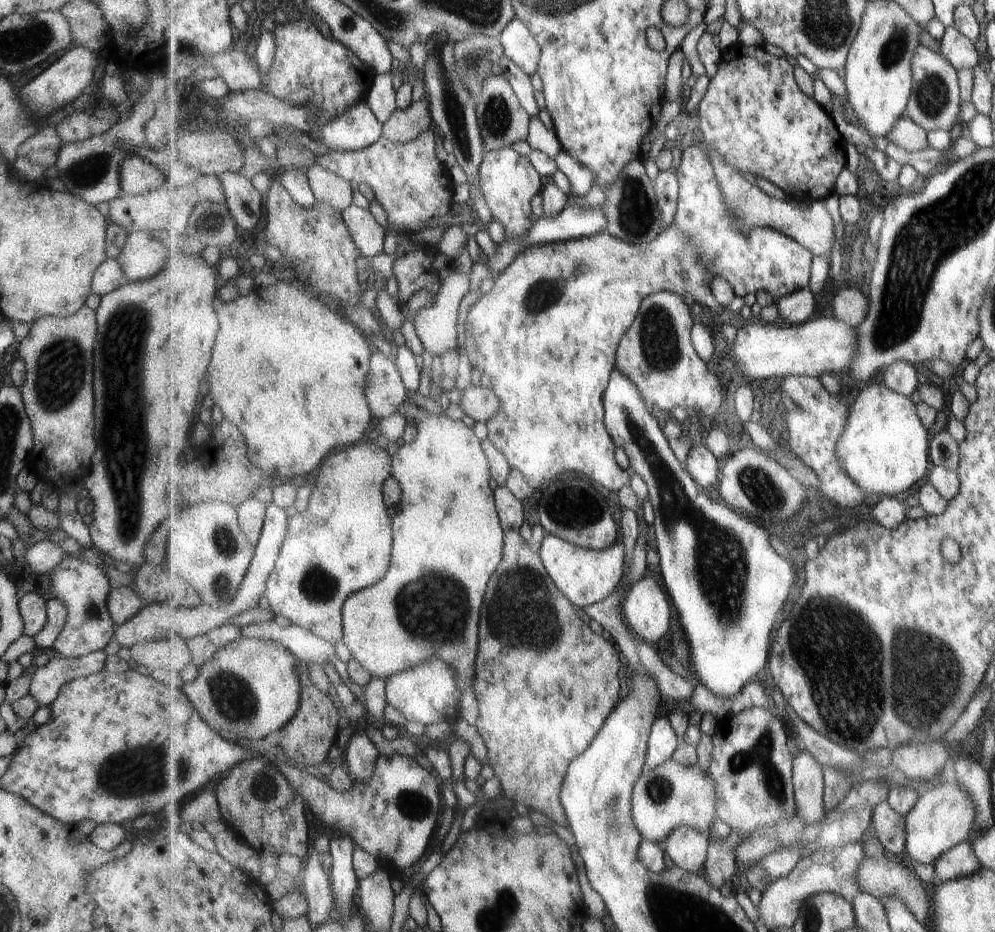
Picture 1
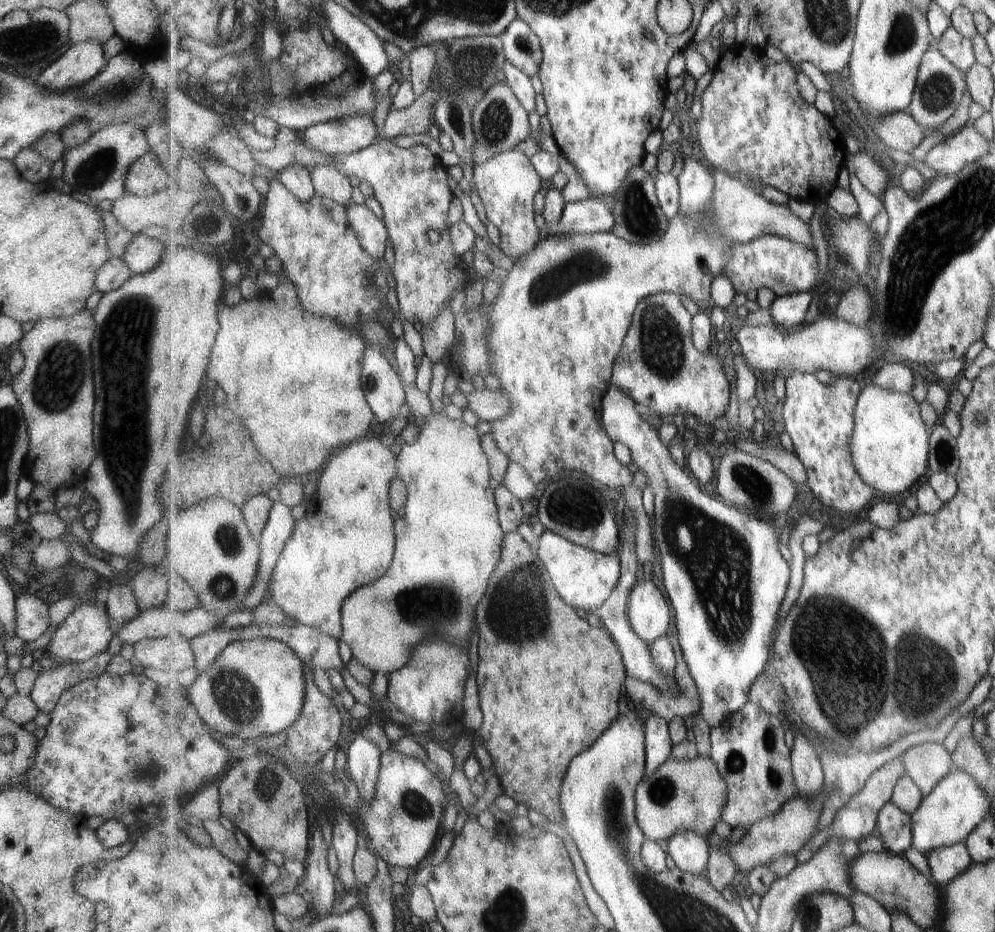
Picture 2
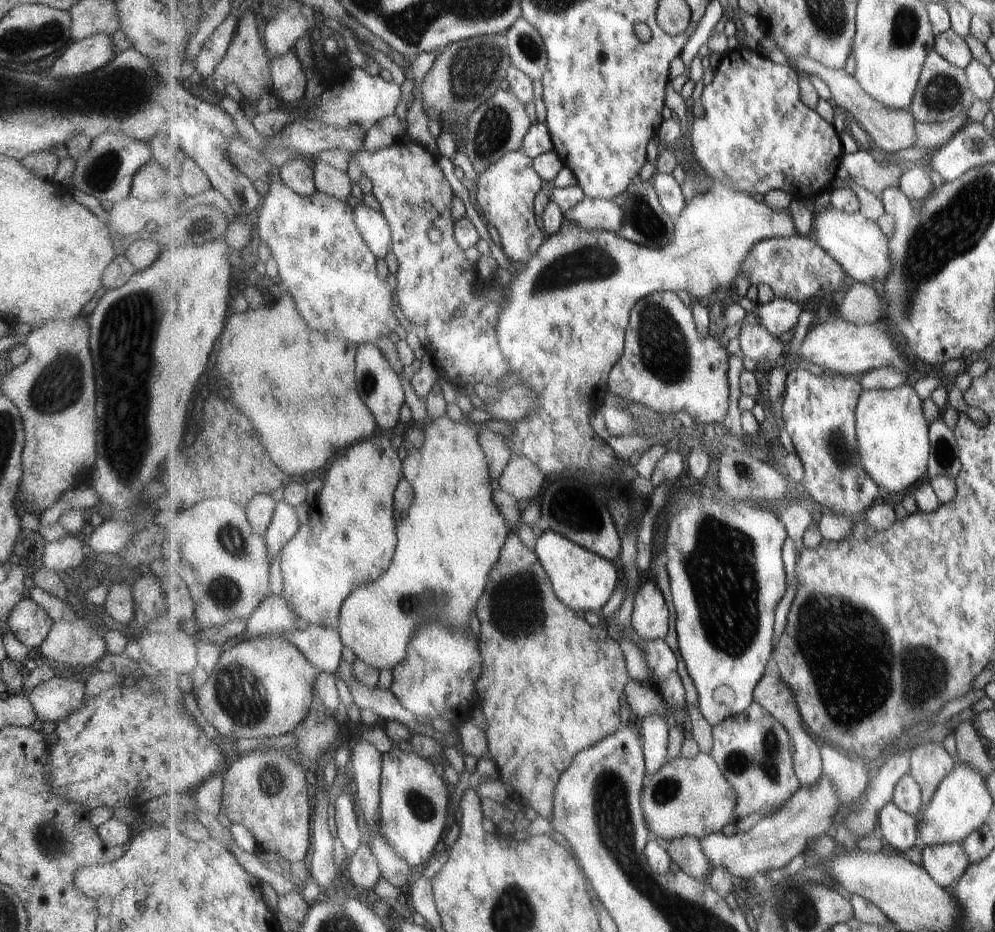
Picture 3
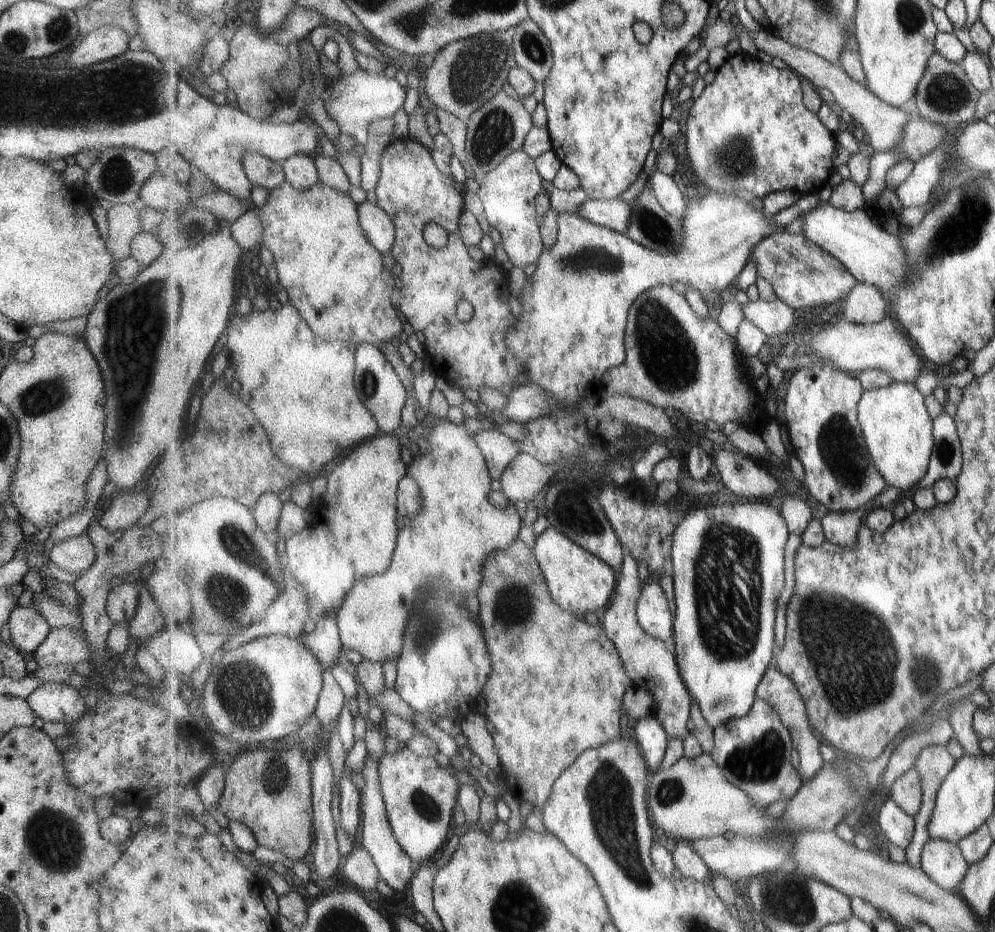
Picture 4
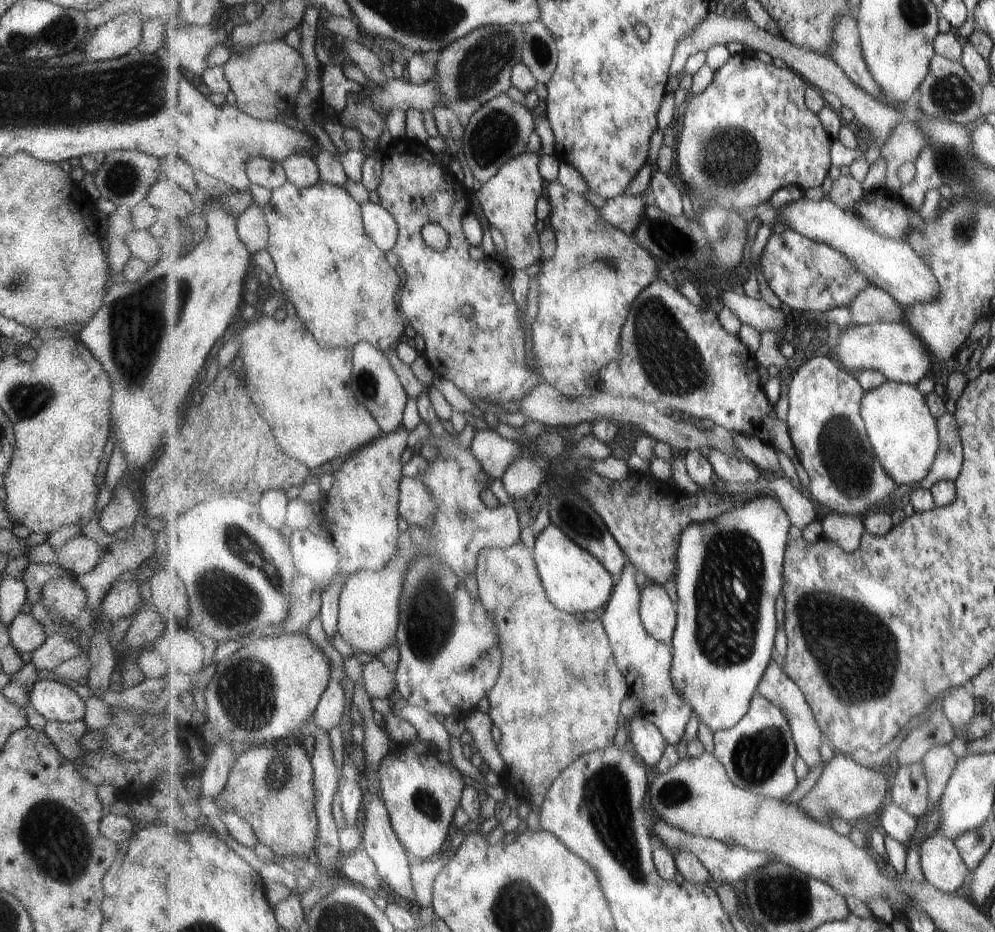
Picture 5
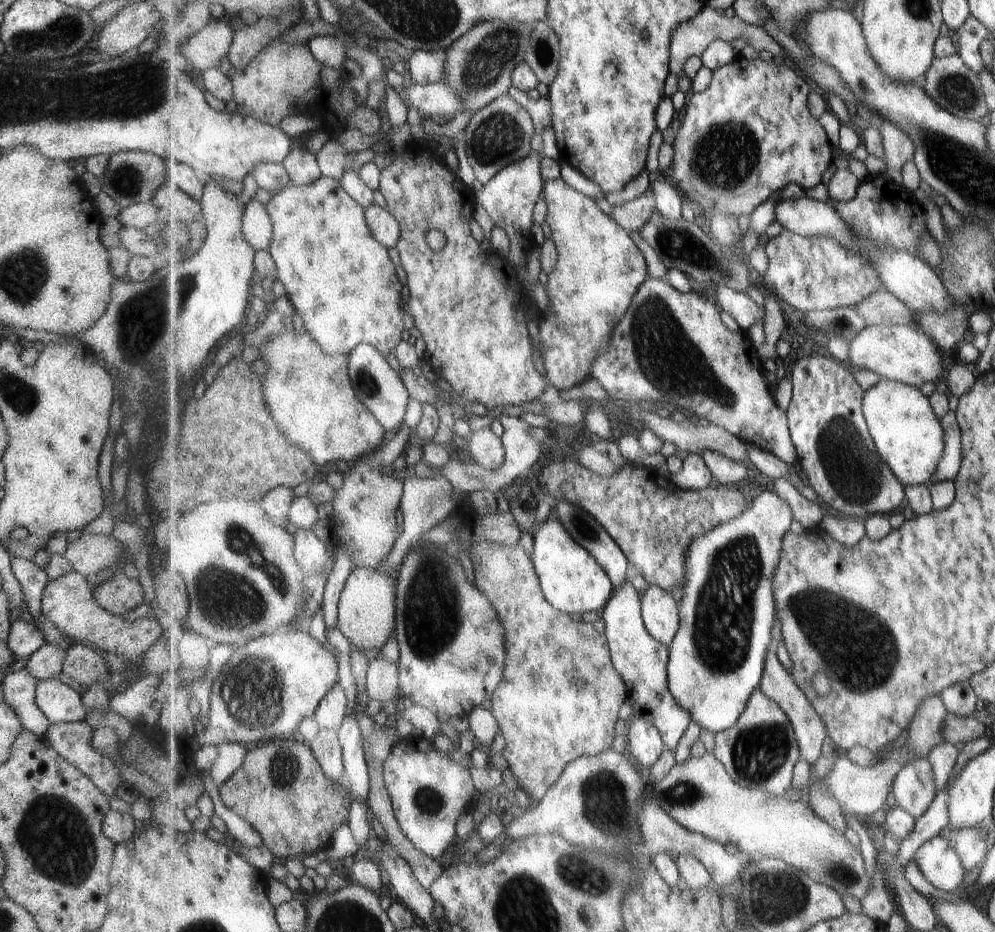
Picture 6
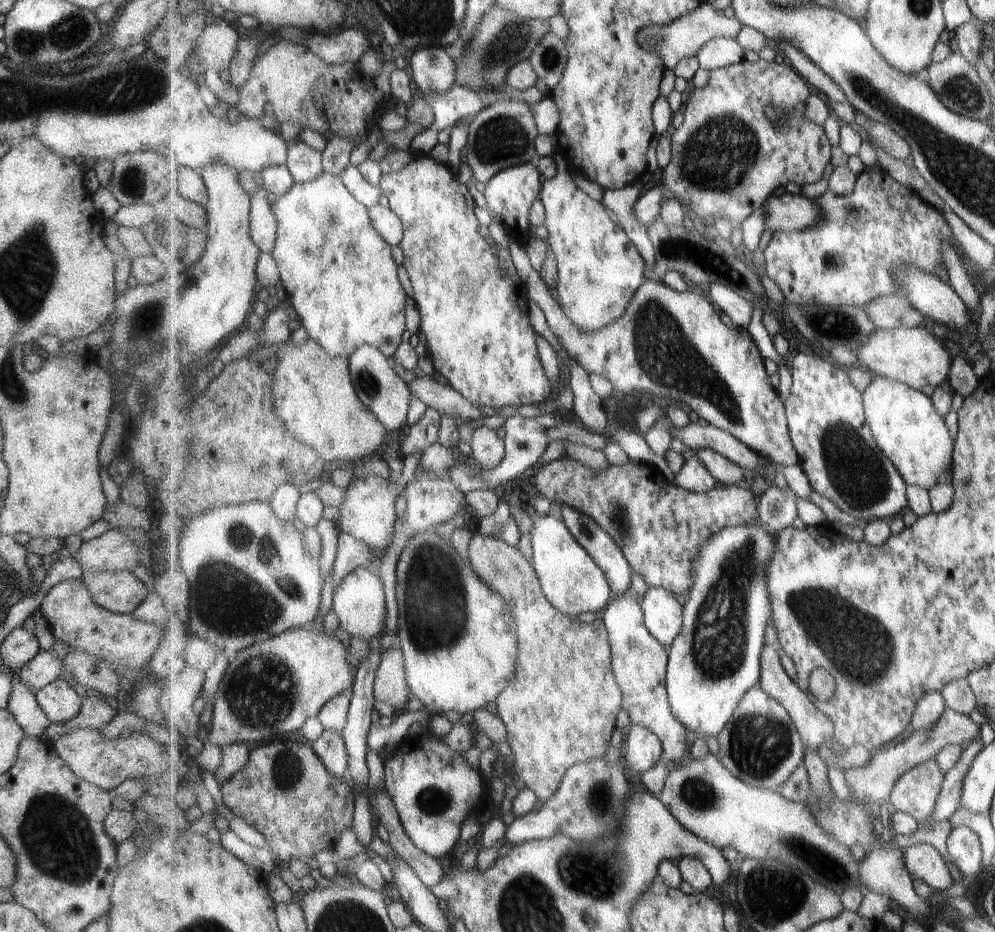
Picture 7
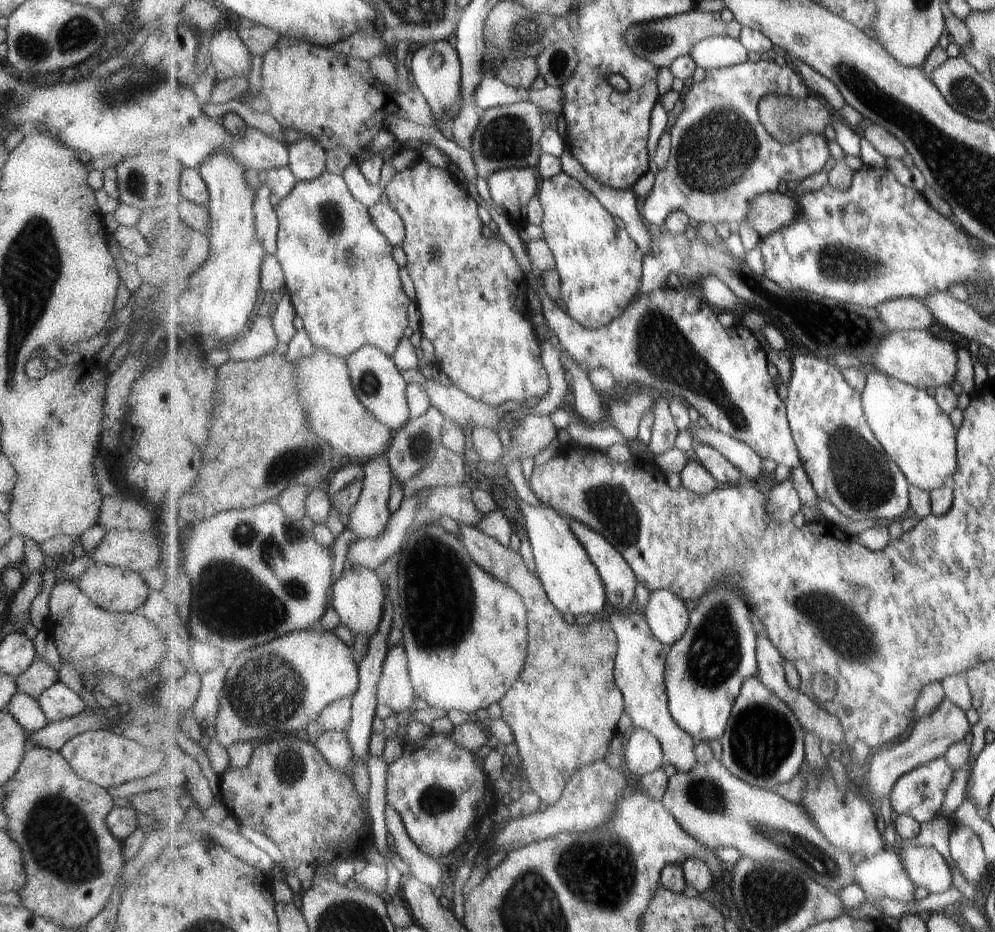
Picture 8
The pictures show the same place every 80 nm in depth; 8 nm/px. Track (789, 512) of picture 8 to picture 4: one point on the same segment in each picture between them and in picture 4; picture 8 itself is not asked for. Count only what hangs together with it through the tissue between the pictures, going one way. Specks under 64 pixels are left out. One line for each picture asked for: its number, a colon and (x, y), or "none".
4: (728, 566)
5: (725, 638)
6: (727, 611)
7: (716, 659)

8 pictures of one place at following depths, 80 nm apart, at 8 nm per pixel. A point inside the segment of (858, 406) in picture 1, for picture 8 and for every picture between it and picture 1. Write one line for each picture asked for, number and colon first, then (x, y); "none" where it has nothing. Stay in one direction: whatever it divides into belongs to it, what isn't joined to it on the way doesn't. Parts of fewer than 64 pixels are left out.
2: (890, 446)
3: (893, 430)
4: (898, 431)
5: (904, 433)
6: (910, 436)
7: (910, 430)
8: (912, 427)

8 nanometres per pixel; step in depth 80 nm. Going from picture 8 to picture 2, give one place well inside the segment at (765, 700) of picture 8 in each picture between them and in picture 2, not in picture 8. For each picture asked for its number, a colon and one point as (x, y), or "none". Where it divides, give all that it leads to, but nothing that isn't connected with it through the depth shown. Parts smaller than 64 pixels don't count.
2: (749, 749)
3: (753, 749)
4: (754, 752)
5: (759, 753)
6: (760, 751)
7: (762, 746)

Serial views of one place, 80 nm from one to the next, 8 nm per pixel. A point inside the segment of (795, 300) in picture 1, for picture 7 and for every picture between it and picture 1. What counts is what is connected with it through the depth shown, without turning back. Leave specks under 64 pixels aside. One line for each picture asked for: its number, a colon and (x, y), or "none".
2: (788, 313)
3: (779, 316)
4: (774, 319)
5: (757, 313)
6: (740, 306)
7: (740, 310)

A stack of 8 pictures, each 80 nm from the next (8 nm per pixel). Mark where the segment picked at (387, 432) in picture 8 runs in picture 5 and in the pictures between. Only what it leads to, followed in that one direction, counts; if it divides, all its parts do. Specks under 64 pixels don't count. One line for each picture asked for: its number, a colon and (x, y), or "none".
5: (305, 391)
6: (310, 393)
7: (317, 399)

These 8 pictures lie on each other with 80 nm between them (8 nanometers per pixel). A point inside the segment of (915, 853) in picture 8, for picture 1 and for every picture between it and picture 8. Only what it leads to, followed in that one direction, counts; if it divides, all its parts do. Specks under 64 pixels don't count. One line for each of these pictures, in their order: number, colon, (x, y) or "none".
1: (960, 860)
2: (945, 864)
3: (945, 863)
4: (942, 861)
5: (942, 866)
6: (937, 859)
7: (925, 862)

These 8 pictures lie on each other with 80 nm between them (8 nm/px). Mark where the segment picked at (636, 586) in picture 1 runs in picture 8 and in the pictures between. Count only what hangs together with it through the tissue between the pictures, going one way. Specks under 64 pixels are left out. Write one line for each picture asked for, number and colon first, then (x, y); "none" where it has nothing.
2: (649, 612)
3: (650, 618)
4: (655, 617)
5: (659, 616)
6: (661, 613)
7: (663, 615)
8: (667, 615)

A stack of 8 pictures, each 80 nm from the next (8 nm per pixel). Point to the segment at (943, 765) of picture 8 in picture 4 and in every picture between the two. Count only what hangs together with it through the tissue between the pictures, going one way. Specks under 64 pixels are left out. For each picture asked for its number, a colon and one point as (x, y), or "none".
4: (907, 792)
5: (909, 790)
6: (914, 789)
7: (916, 793)

